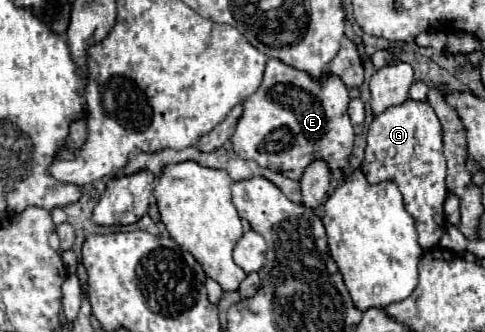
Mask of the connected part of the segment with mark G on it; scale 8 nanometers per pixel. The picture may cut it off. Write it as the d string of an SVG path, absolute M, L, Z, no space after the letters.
M406 100L402 106L394 106L382 114L378 114L370 128L368 128L368 144L366 144L366 154L362 160L362 172L370 184L380 184L382 180L396 182L402 196L404 196L404 208L416 222L418 230L418 244L422 248L432 248L440 242L444 230L446 230L446 218L442 212L448 188L446 188L446 158L442 154L442 128L440 120L430 108L428 102L414 102Z

